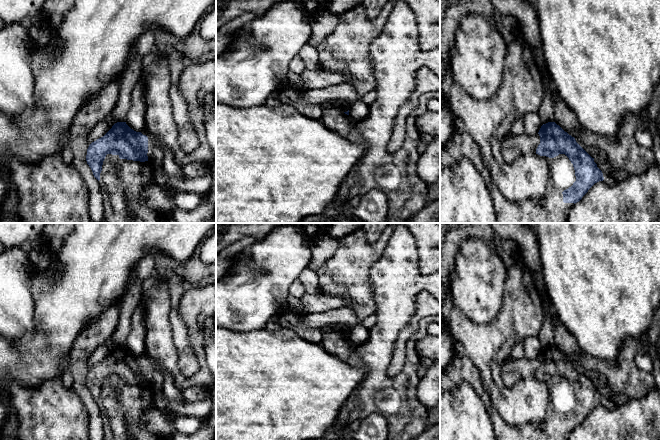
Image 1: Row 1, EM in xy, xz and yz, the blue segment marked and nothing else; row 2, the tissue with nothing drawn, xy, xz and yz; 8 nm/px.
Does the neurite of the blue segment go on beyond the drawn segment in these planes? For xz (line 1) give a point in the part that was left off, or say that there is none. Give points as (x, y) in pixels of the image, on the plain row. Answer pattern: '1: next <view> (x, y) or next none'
1: next none

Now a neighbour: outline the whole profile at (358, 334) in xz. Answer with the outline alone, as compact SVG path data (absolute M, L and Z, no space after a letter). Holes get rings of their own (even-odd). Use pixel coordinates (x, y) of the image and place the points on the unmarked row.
M361 323L356 324L349 330L349 340L354 346L363 344L369 338L369 329Z

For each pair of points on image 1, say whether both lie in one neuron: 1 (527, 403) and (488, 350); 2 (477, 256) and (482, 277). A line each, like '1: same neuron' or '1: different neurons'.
1: same neuron
2: same neuron

